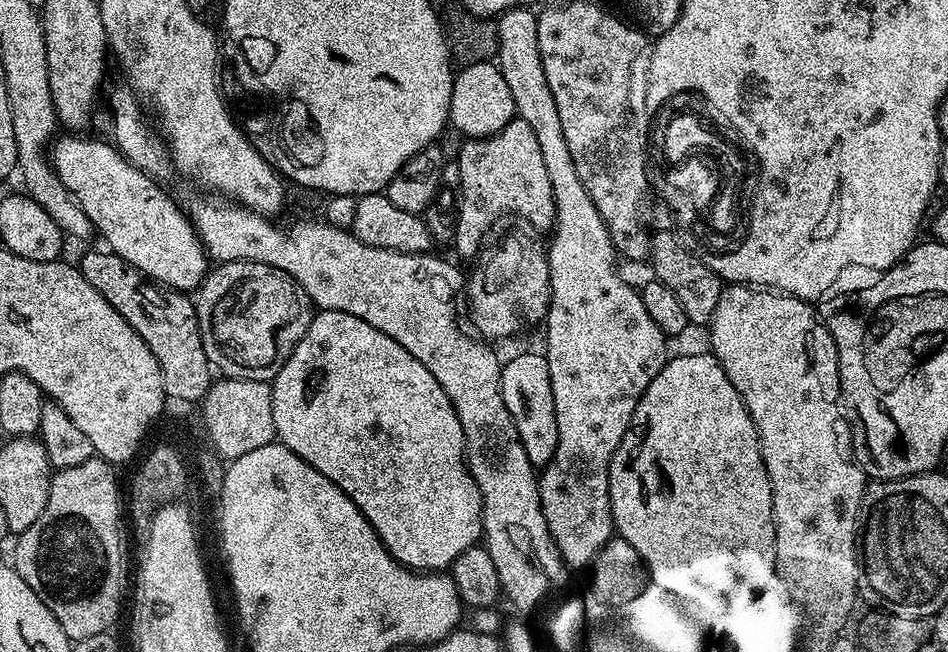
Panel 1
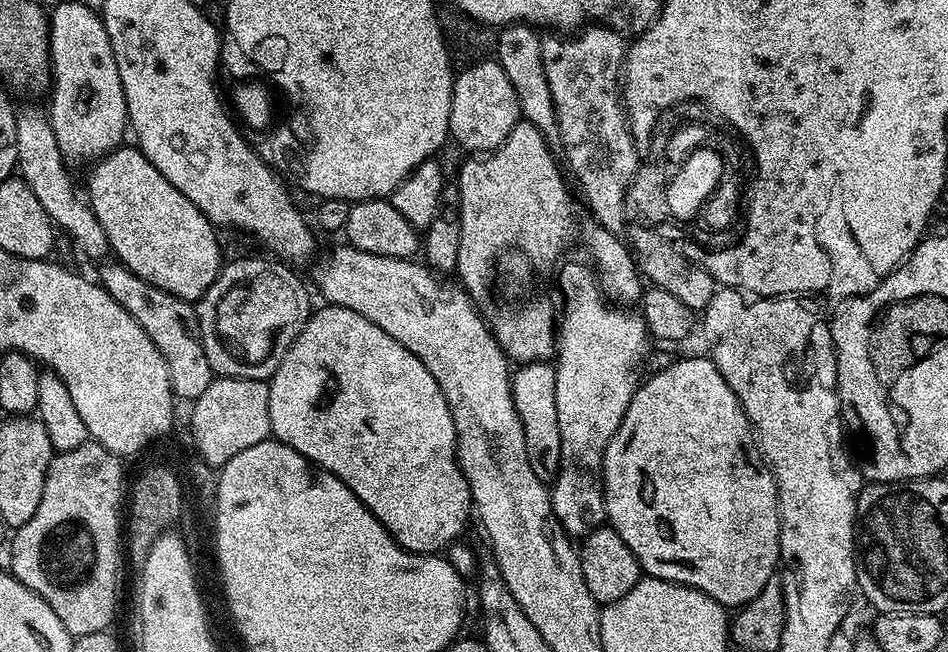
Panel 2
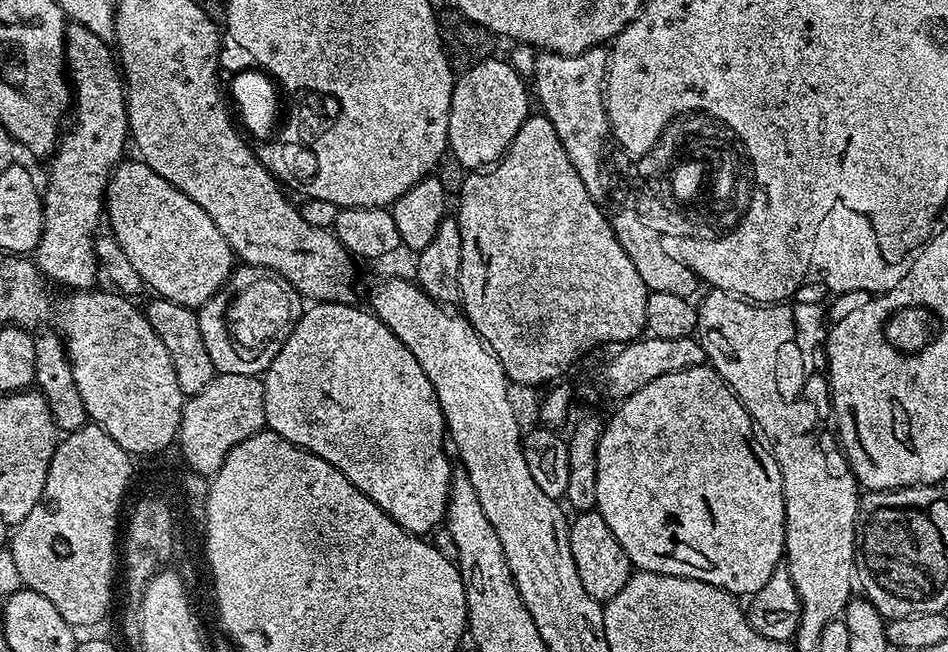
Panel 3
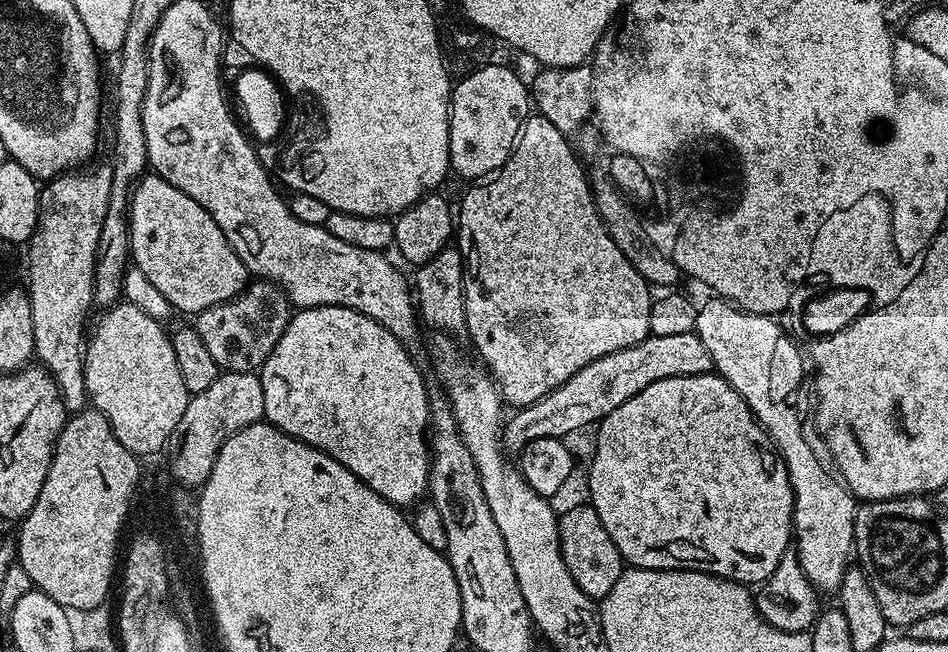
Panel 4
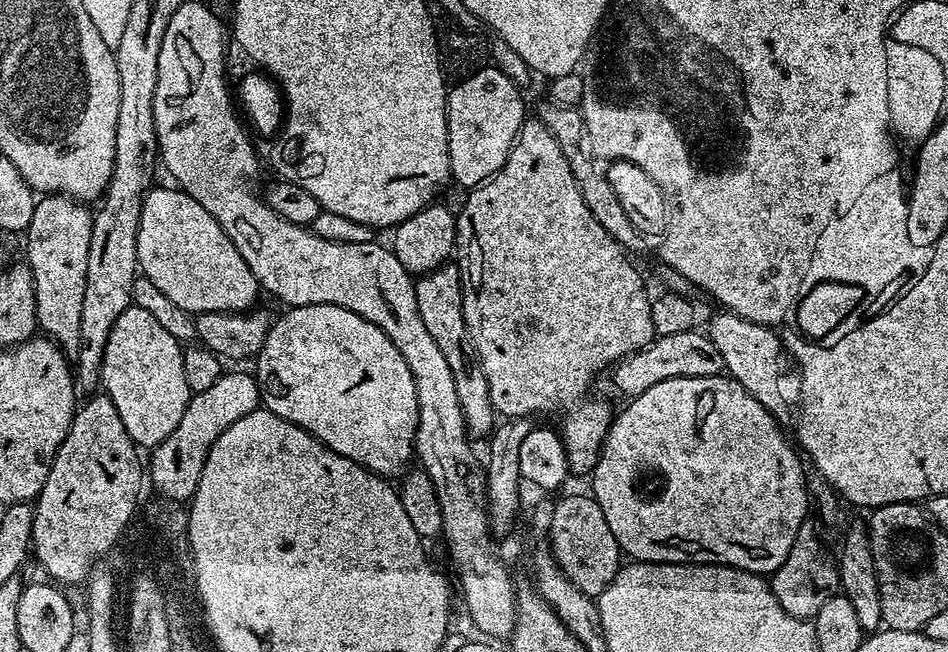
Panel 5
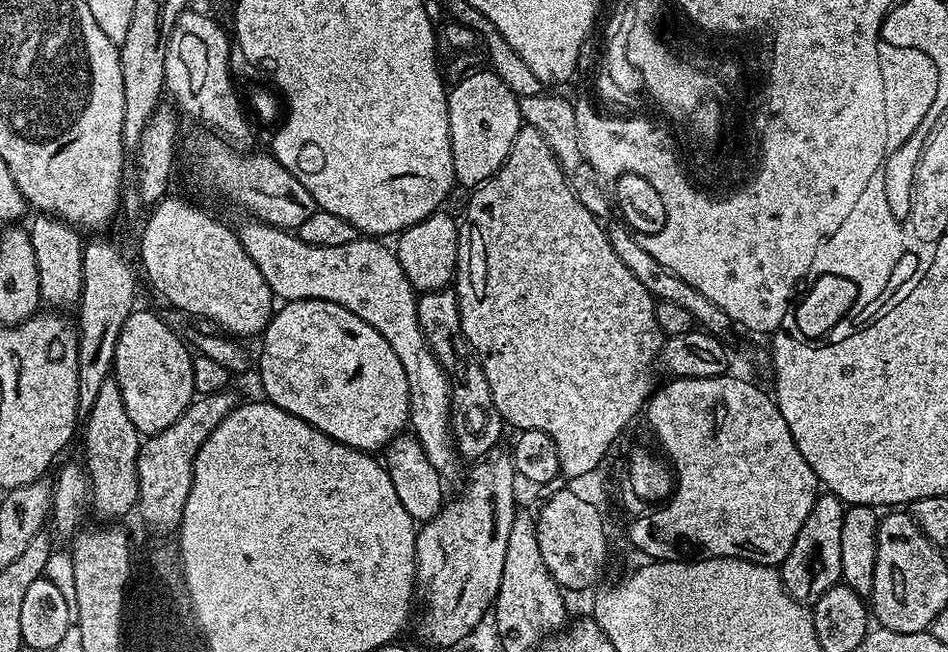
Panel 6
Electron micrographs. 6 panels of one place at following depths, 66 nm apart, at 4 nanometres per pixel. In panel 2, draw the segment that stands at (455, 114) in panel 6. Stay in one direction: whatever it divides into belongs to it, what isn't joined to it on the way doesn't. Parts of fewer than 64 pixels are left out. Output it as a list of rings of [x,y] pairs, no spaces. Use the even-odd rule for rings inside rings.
[[[485,58],[467,65],[464,72],[452,81],[452,105],[448,130],[451,139],[457,140],[468,154],[487,154],[496,151],[506,142],[510,130],[519,124],[520,115],[518,95],[506,76],[506,71],[495,59]]]

